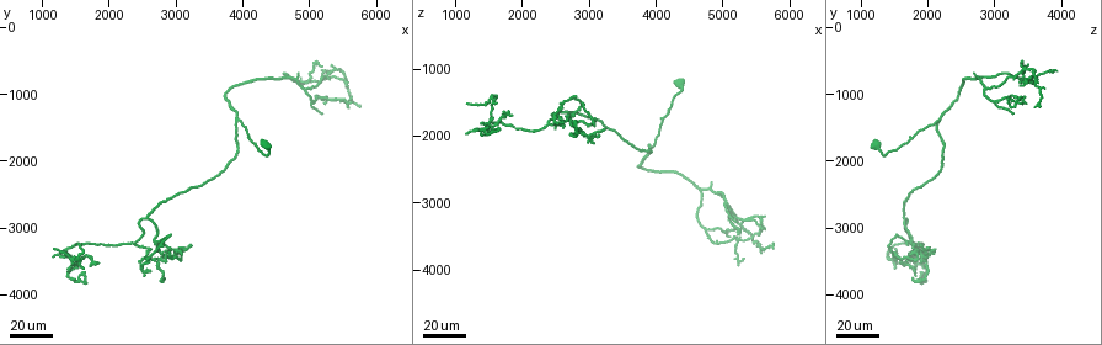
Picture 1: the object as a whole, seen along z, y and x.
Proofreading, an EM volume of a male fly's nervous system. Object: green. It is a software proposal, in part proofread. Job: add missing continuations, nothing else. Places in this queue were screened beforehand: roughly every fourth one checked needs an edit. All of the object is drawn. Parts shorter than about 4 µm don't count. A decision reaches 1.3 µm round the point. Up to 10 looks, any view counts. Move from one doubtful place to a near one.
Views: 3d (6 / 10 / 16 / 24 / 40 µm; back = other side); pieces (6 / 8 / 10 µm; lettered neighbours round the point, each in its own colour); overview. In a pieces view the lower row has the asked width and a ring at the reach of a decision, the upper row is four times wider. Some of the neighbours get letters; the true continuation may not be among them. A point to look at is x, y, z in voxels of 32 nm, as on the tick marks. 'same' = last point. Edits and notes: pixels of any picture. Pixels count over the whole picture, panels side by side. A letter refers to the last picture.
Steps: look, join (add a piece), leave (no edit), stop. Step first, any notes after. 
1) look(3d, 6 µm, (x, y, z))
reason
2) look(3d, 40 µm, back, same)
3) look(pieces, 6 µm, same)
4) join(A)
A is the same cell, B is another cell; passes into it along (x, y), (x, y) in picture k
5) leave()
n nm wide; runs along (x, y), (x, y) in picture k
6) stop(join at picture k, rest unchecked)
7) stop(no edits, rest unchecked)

look(3d, 40 µm, (2550, 3450, 1500))
free end

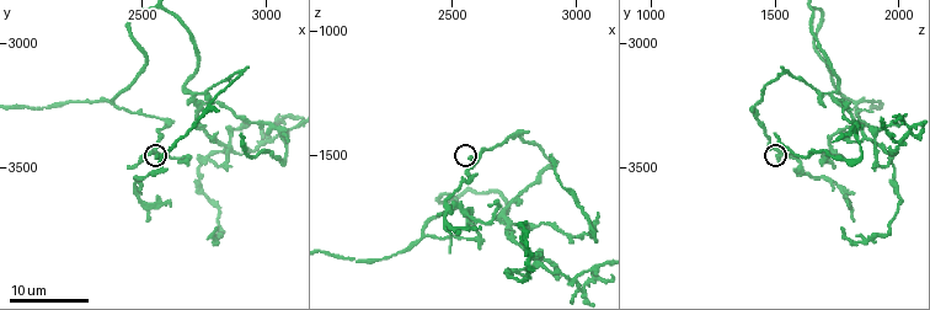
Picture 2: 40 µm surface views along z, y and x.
look(pieces, 6 µm, (2570, 3480, 1510))

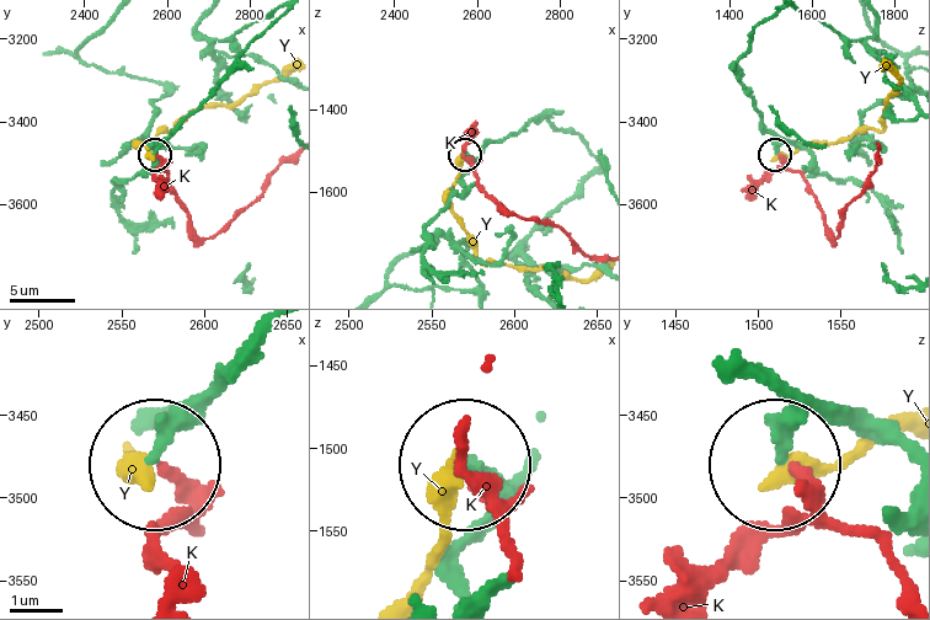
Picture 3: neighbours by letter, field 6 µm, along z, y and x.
leave()
240 nm wide; K and Y are other cells; runs along (775, 385), (787, 425), (775, 460) in picture 3; none of them fits

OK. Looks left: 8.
look(3d, 40 µm, (1850, 3550, 1700))
long arm stops here

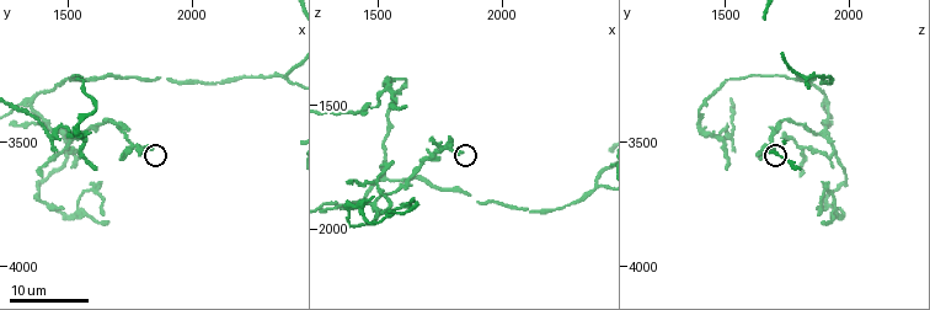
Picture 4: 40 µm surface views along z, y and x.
look(pieces, 10 µm, (1830, 3530, 1680))

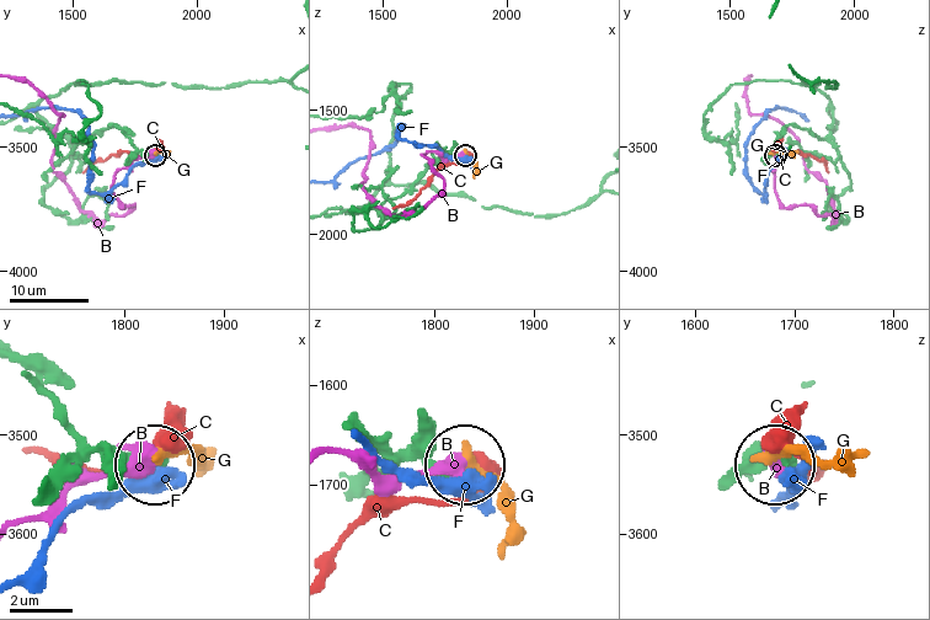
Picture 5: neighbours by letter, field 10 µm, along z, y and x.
leave()
B, C, F and G are other cells; no lettered piece goes on from it

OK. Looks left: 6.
look(3d, 24 µm, (3250, 3250, 1900))
end of a long branch

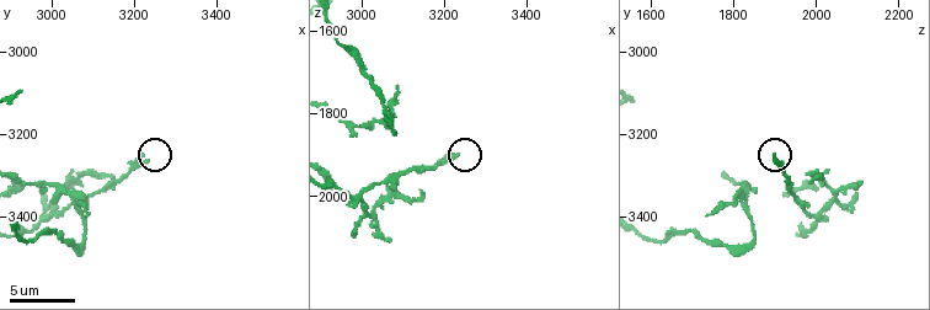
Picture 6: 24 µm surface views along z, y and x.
look(pieces, 8 µm, (3230, 3260, 1905))

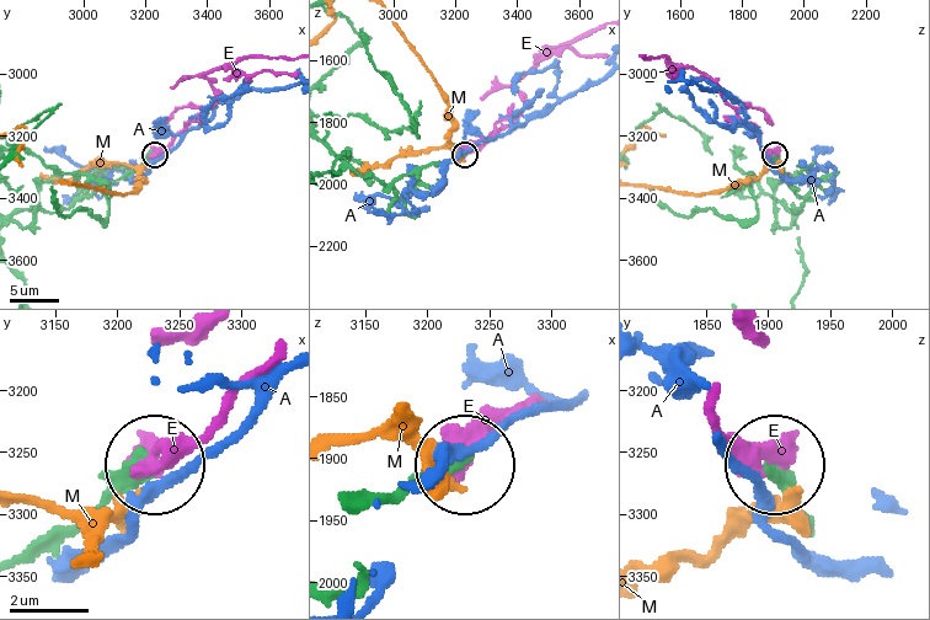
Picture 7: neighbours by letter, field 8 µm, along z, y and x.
leave()
A, E and M are other cells; runs along (385, 501), (461, 464) in picture 7; none of them fits

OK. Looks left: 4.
look(3d, 24 µm, (1650, 3820, 1890))
an open end

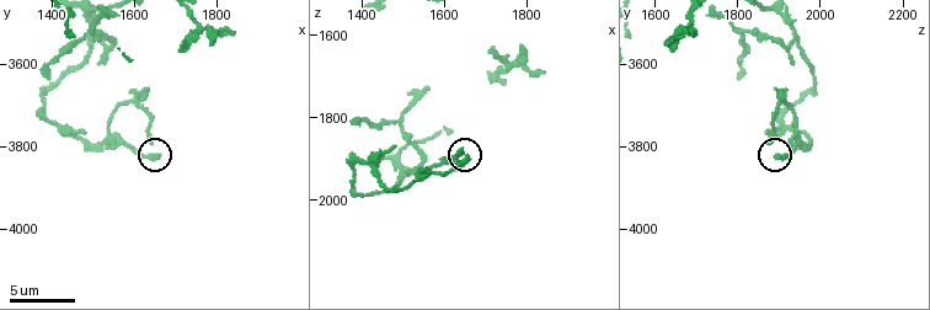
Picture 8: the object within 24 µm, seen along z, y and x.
look(pieces, 10 µm, (1660, 3830, 1900))

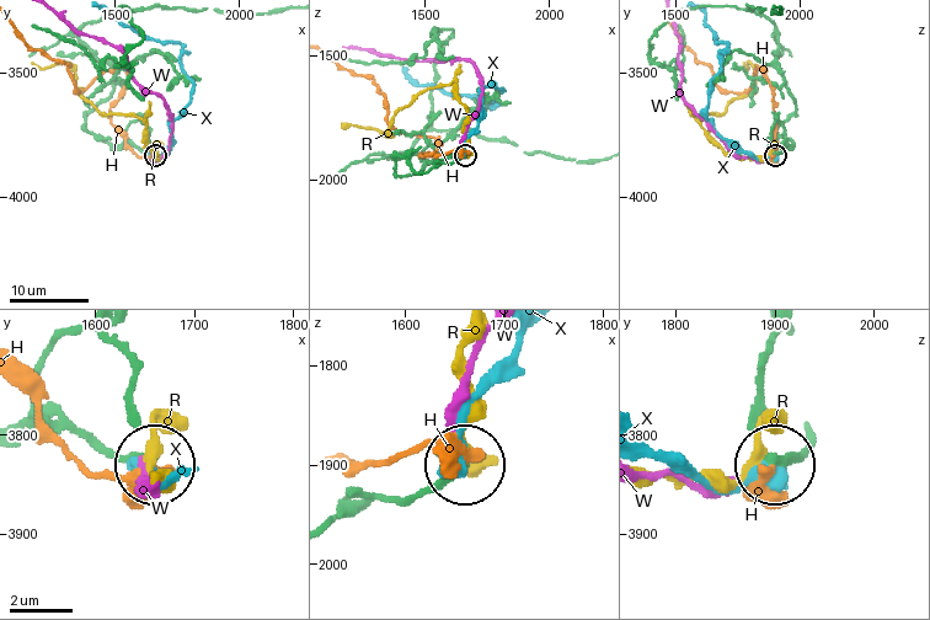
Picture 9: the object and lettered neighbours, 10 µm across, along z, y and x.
leave()
320 nm wide; H, R, W and X are other cells; no lettered piece goes on from it

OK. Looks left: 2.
look(pieces, 8 µm, (1475, 3760, 1870))
an open end

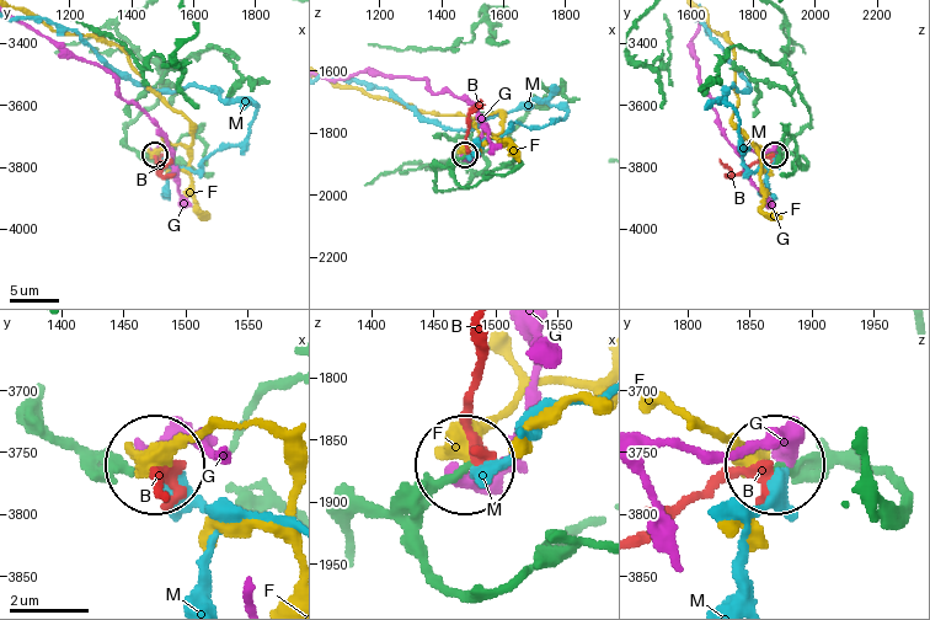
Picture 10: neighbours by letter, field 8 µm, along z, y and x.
leave()
B, F, G and M are other cells; runs along (790, 38), (785, 65), (810, 108), (810, 121), (775, 155) in picture 10; no lettered piece goes on from it

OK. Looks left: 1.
stop(no edits, rest unchecked)

